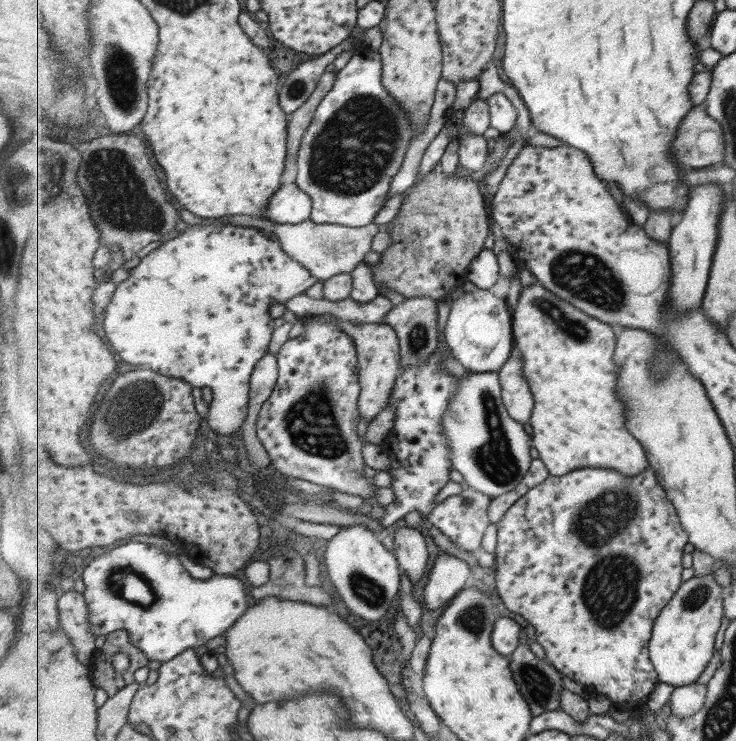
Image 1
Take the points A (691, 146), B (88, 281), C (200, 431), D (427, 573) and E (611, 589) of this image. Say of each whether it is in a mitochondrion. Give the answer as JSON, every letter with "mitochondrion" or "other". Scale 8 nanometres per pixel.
{"A":"other","B":"other","C":"other","D":"other","E":"mitochondrion"}

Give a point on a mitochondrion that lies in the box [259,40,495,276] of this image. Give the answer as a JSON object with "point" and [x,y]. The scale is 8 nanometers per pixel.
{"point":[350,154]}

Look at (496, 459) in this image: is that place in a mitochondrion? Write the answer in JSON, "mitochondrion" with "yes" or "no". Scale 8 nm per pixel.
{"mitochondrion":"yes"}

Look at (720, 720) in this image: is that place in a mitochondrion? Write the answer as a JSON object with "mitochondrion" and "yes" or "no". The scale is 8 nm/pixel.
{"mitochondrion":"yes"}

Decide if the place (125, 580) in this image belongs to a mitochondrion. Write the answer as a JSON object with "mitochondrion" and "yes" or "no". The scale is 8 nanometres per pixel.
{"mitochondrion":"yes"}

